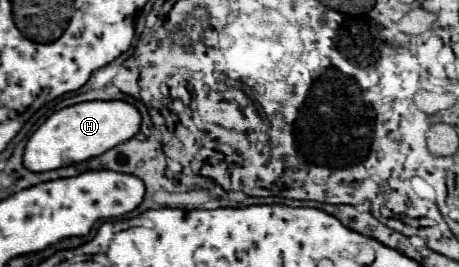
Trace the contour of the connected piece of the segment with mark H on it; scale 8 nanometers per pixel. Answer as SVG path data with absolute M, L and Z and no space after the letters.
M89 101L65 107L53 113L27 141L23 165L29 171L51 171L59 167L67 167L79 161L87 161L97 157L111 147L131 139L139 131L141 115L139 111L127 101Z

